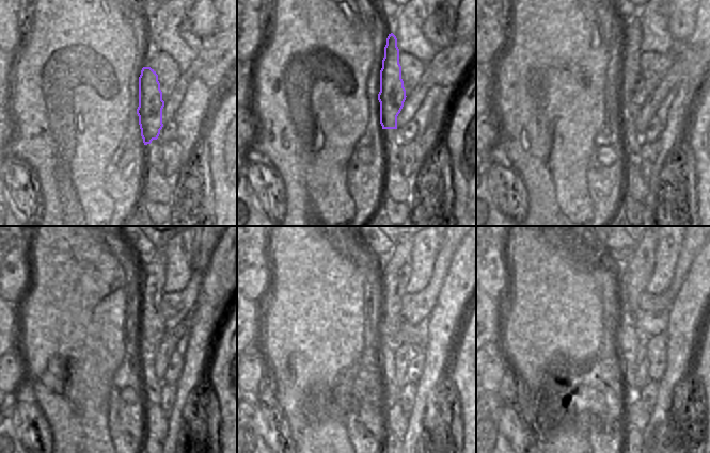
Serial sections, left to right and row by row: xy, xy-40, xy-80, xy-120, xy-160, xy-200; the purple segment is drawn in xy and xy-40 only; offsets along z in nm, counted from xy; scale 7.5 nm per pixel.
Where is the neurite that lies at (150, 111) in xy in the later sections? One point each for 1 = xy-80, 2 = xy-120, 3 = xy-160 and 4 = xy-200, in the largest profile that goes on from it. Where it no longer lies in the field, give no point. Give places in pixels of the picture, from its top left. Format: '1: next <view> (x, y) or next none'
1: next xy-80 (632, 93)
2: next xy-120 (152, 327)
3: next xy-160 (396, 269)
4: next xy-200 (634, 274)

